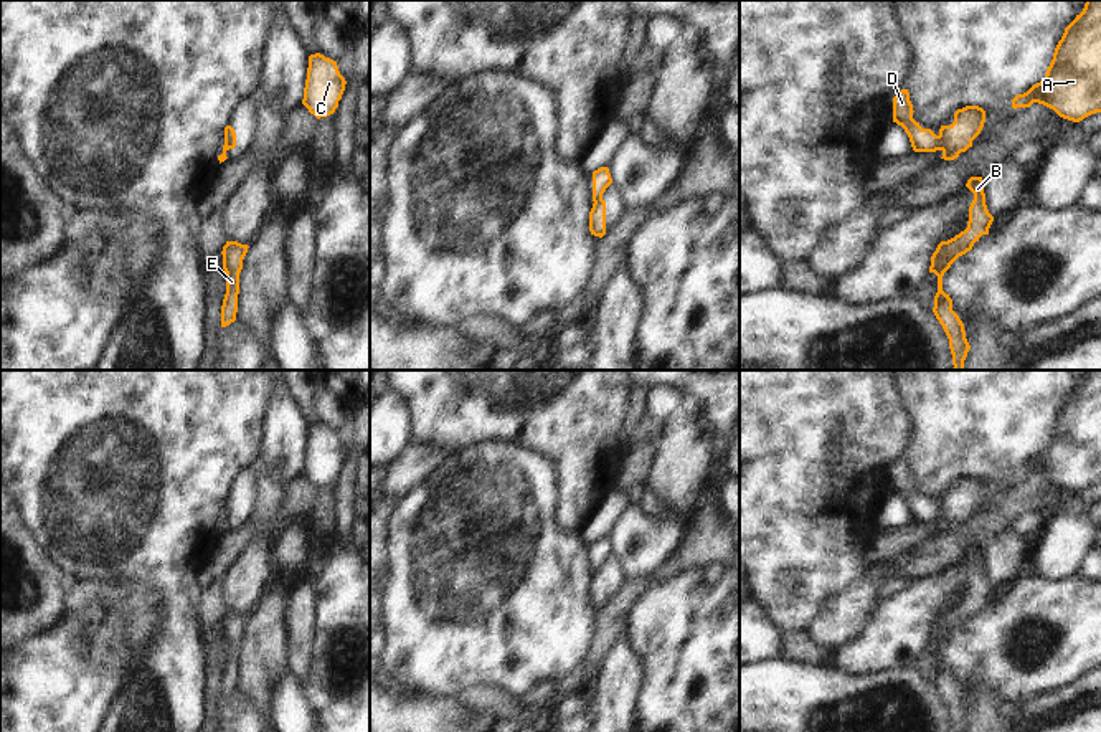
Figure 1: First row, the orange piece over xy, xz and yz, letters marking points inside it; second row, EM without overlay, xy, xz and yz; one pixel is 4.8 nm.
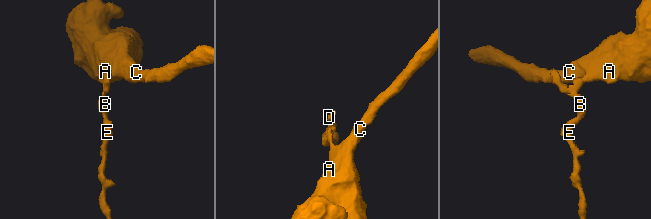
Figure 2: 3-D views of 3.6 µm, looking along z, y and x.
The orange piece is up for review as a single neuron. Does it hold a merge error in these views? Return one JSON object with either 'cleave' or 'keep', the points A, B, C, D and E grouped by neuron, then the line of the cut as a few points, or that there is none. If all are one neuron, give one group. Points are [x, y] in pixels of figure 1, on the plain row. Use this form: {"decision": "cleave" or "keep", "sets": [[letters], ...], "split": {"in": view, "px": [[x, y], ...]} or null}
{"decision": "cleave", "sets": [["A", "C"], ["B", "D", "E"]], "split": {"in": "xz", "px": [[601, 565], [595, 572]]}}

